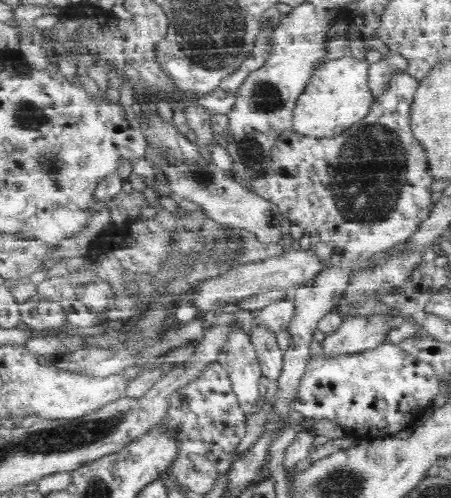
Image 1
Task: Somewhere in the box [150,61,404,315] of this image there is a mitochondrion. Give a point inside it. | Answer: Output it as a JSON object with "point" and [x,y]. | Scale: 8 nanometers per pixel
{"point":[198,176]}

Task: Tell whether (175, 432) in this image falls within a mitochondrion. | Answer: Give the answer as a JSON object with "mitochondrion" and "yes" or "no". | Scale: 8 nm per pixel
{"mitochondrion":"no"}

